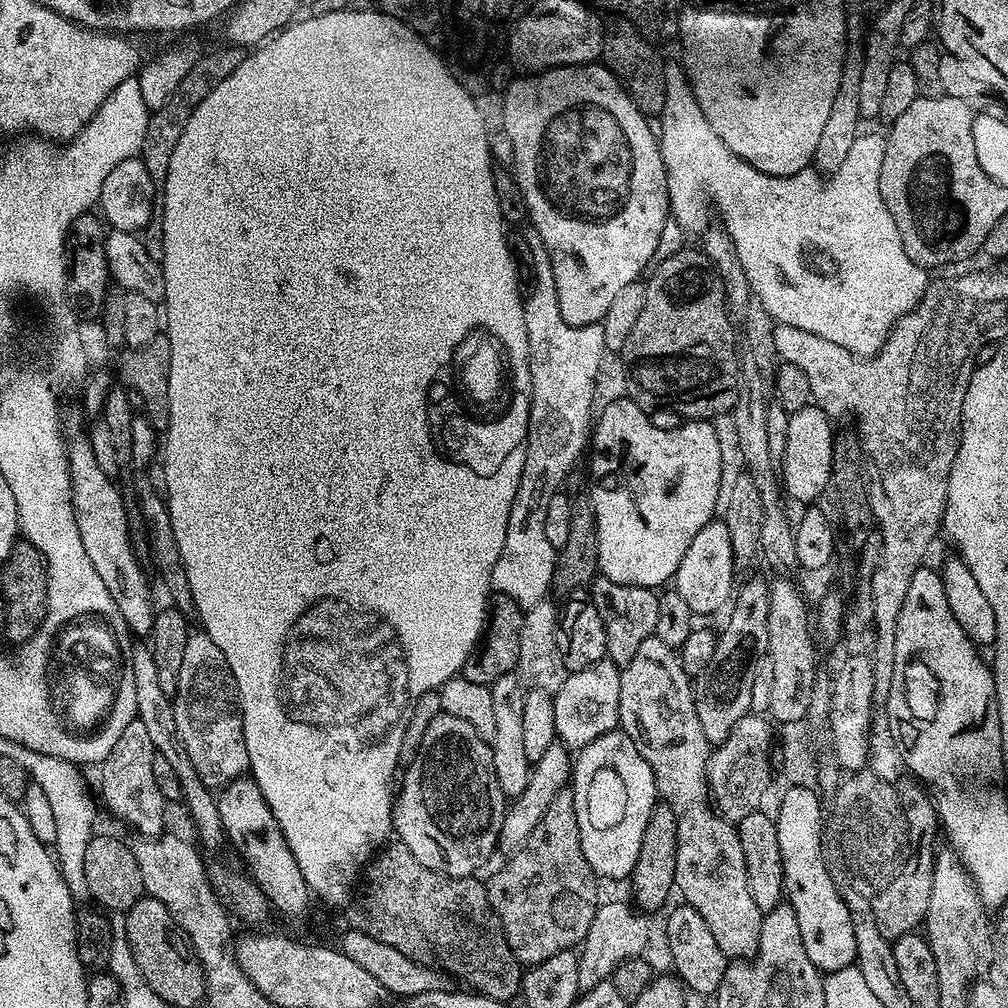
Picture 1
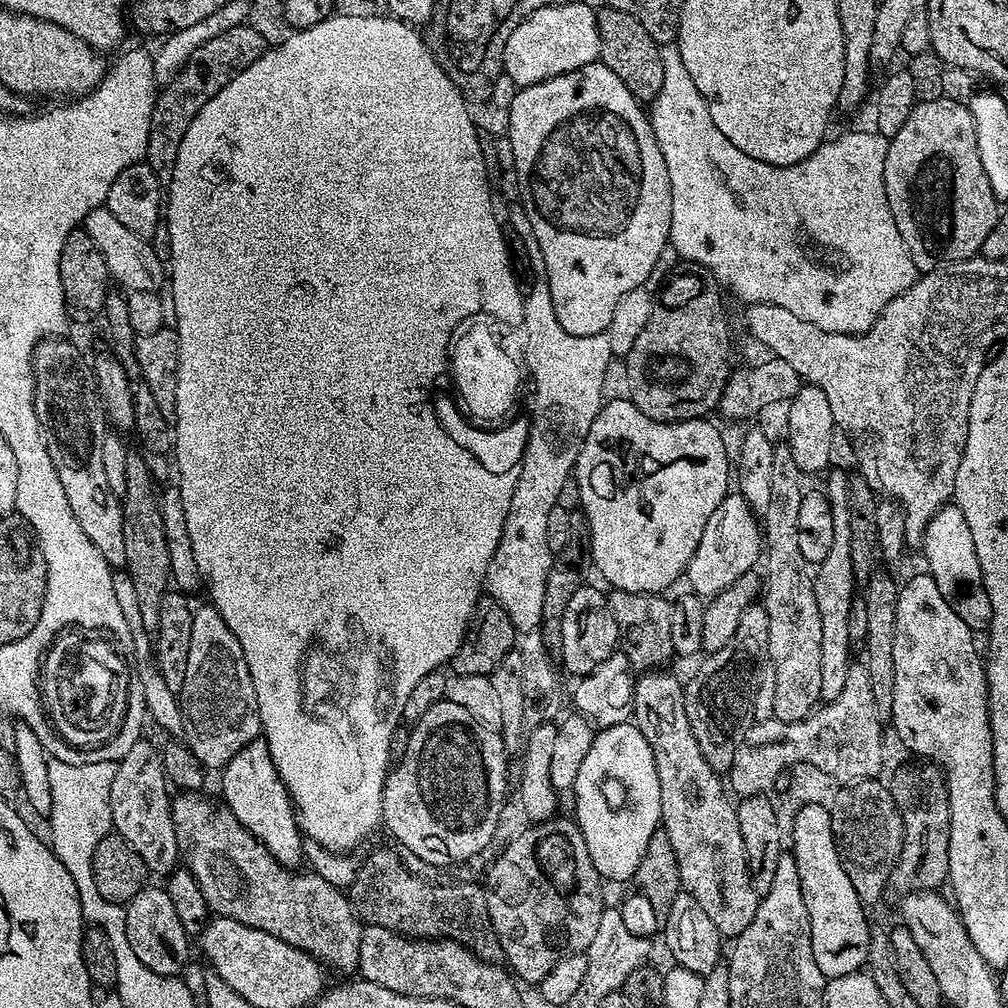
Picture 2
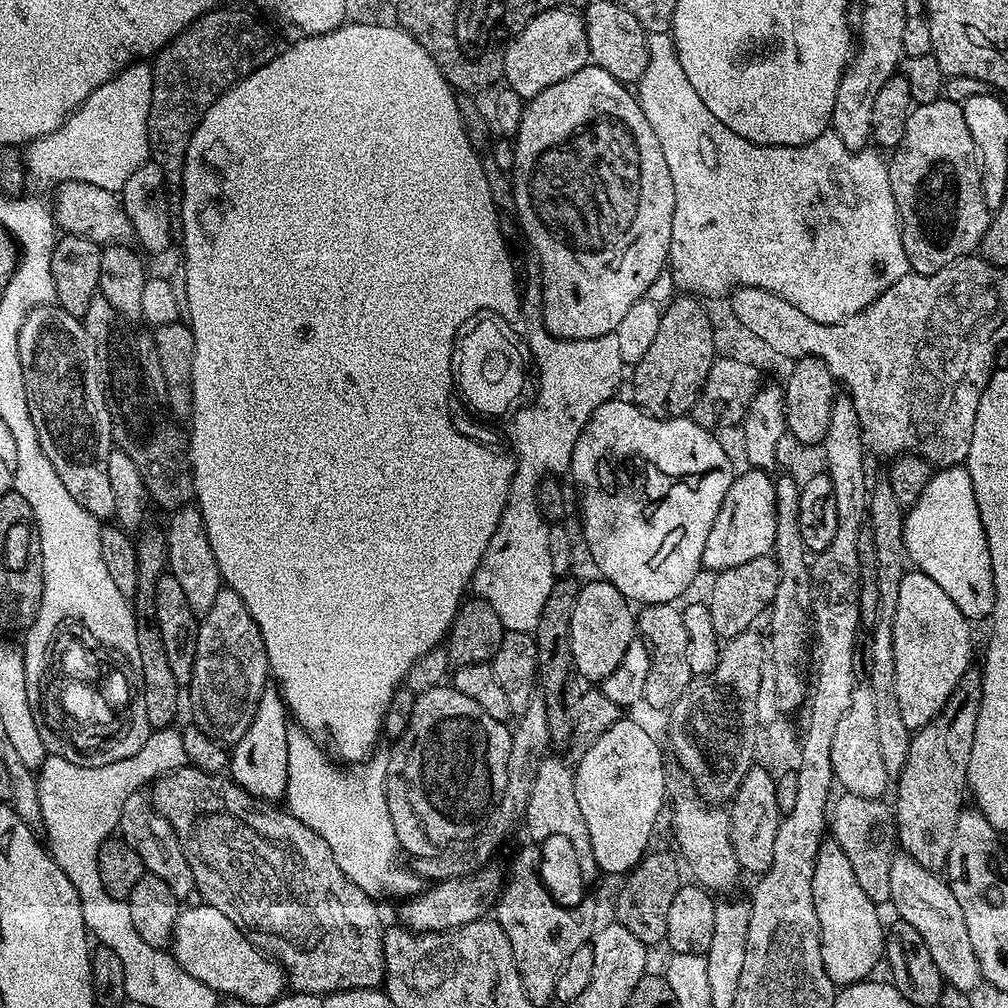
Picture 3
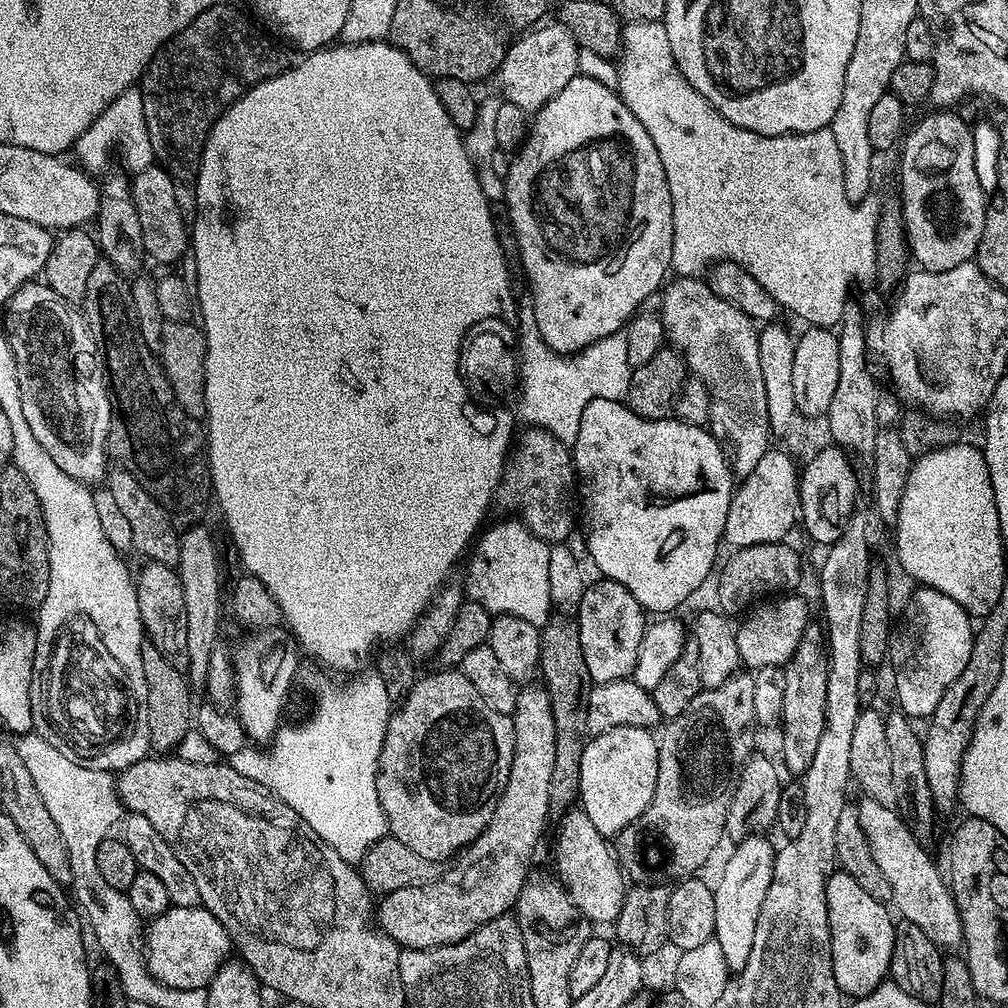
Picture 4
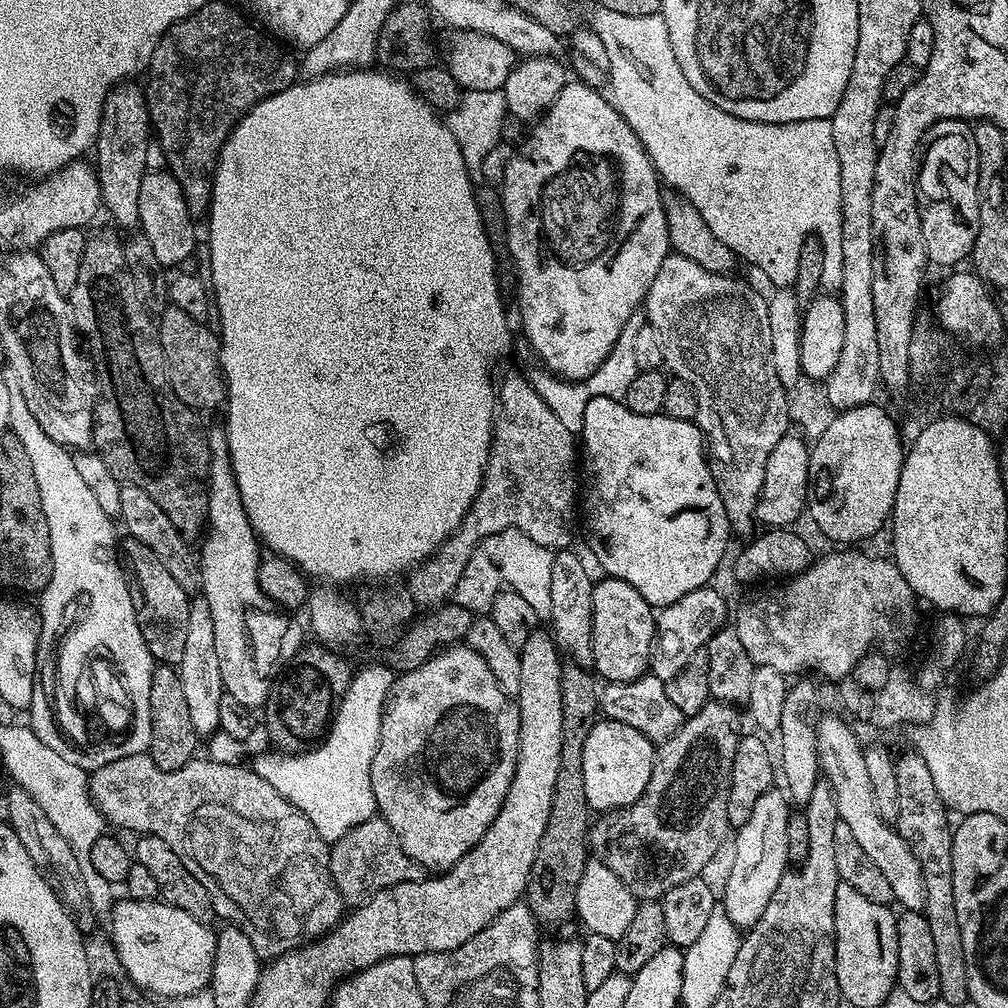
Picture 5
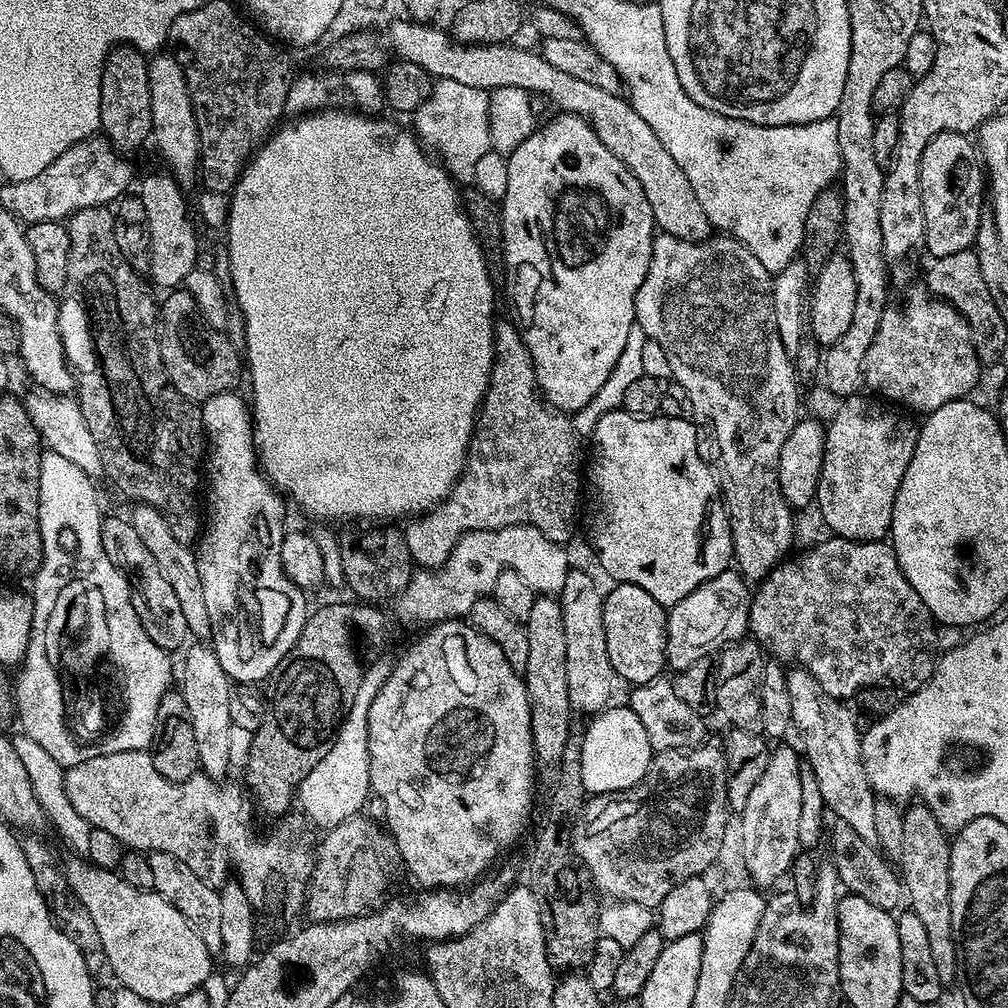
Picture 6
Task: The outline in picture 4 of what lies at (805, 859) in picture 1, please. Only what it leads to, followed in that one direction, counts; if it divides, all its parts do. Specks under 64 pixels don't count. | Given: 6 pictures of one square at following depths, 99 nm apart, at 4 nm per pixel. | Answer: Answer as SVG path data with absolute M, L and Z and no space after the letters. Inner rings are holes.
M836 870L829 876L826 882L826 910L830 922L832 965L834 966L834 978L845 997L855 998L870 994L878 985L885 983L886 977L889 975L896 925L893 913L891 911L888 913L884 908L887 907L881 901L870 898L870 894L866 894L866 890L862 890L862 886L858 886L858 882L854 882L854 878L850 878L850 874Z

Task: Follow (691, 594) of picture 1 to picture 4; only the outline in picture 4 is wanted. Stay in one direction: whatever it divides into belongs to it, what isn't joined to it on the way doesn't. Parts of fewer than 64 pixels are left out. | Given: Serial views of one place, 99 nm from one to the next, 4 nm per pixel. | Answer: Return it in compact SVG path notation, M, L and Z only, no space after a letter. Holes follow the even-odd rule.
M769 450L758 458L758 466L739 481L726 514L723 543L735 550L756 543L778 543L798 524L800 513L800 475L795 459L787 451Z

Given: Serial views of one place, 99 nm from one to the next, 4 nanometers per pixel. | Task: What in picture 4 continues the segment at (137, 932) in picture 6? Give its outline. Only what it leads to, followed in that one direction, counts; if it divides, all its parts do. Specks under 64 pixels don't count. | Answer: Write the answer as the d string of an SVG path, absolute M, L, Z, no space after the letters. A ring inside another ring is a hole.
M203 906L198 908L169 907L147 925L143 933L144 955L148 969L158 982L178 990L207 989L216 971L229 959L234 945L224 924Z

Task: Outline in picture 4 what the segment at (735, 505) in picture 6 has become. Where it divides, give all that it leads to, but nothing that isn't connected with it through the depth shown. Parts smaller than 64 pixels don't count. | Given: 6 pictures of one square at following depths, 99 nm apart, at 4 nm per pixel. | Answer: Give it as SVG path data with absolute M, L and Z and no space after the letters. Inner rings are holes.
M681 276L673 281L672 285L669 283L663 289L659 297L661 300L658 315L664 324L664 335L667 343L684 357L687 371L708 387L710 414L707 427L712 437L720 444L724 455L728 457L733 477L743 478L750 474L750 470L754 470L754 466L758 466L758 458L762 458L762 454L770 450L766 386L762 383L762 362L758 358L760 333L757 321L746 315L737 304L731 304L721 296L715 296L703 279Z

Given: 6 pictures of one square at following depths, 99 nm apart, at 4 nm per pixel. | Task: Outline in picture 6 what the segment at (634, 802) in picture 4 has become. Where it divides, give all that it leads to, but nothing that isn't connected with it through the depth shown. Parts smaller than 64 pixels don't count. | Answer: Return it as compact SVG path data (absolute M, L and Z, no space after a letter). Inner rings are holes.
M609 706L597 712L584 728L582 738L582 786L588 794L625 792L647 774L652 767L654 750L638 714L627 706Z

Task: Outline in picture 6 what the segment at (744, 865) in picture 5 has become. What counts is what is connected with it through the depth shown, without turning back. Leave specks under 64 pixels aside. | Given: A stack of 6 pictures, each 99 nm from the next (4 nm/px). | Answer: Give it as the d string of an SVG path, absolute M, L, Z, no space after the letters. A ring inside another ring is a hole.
M780 748L769 755L766 771L750 798L746 798L744 811L740 813L743 823L742 850L748 867L748 879L753 885L773 884L789 871L796 851L801 851L798 838L798 821L801 819L801 757L797 749ZM796 751L796 752L795 752ZM797 756L797 757L796 757Z

